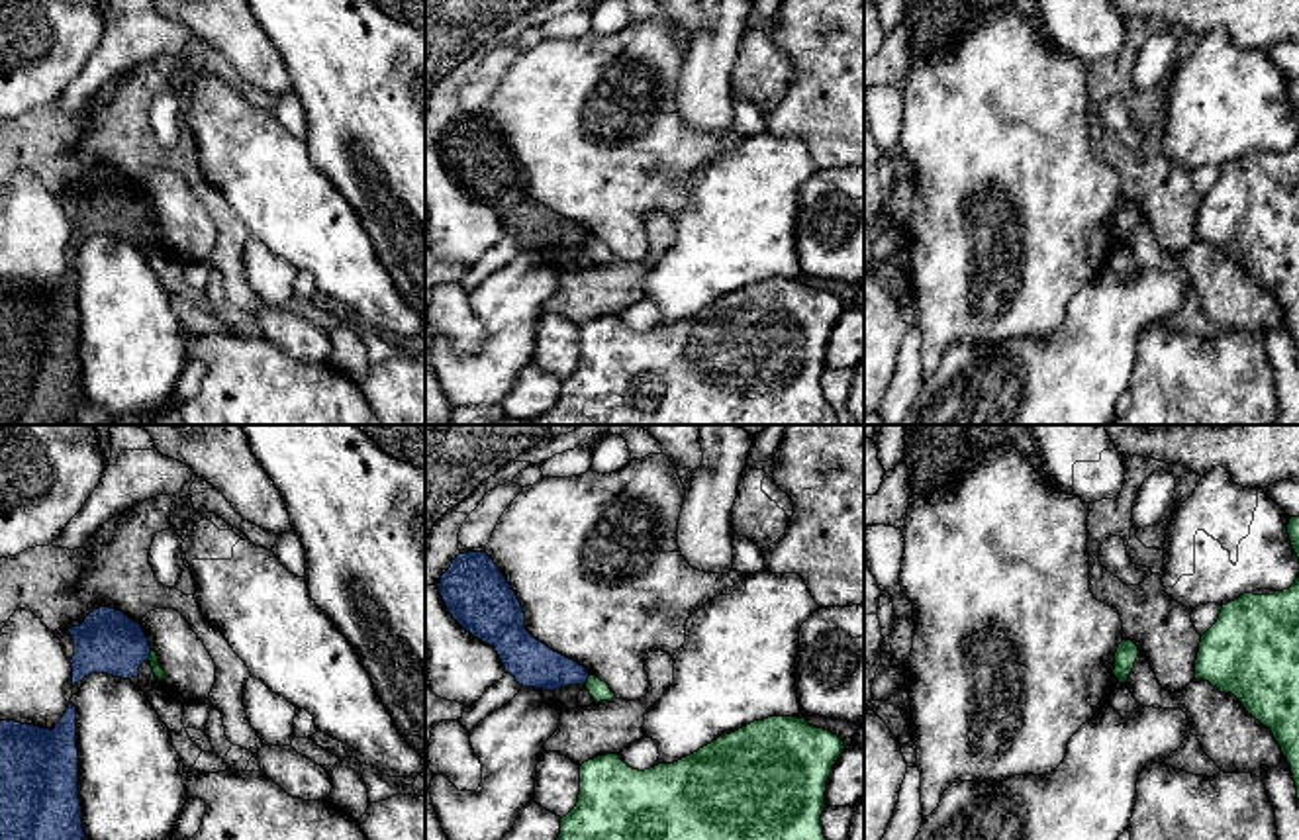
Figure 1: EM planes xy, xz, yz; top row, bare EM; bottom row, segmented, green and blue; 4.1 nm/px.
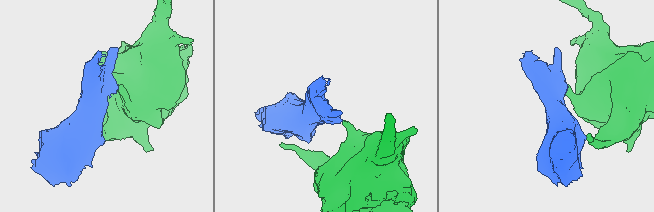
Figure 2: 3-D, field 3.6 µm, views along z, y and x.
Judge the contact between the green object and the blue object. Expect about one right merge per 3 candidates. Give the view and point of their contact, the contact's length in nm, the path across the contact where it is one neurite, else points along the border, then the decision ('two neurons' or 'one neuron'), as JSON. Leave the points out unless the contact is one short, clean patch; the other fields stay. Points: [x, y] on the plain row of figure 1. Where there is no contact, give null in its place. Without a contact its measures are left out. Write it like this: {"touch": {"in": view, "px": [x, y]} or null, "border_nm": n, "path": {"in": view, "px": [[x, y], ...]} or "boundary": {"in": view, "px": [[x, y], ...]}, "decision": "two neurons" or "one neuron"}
{"touch": {"in": "xy", "px": [151, 216]}, "border_nm": 40, "boundary": {"in": "xy", "px": [[151, 212], [147, 220]]}, "decision": "two neurons"}

